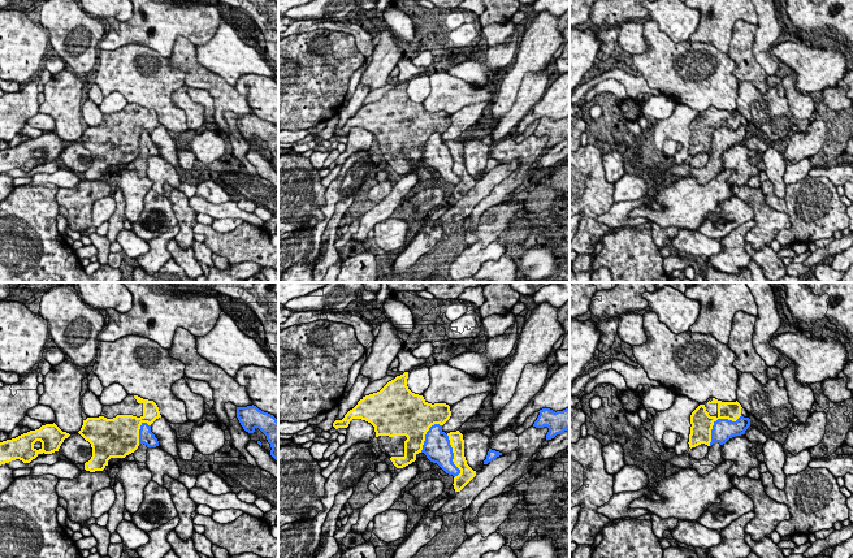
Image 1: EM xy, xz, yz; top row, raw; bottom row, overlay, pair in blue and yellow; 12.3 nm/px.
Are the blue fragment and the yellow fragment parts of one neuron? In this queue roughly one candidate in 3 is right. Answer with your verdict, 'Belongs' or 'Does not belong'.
Does not belong

